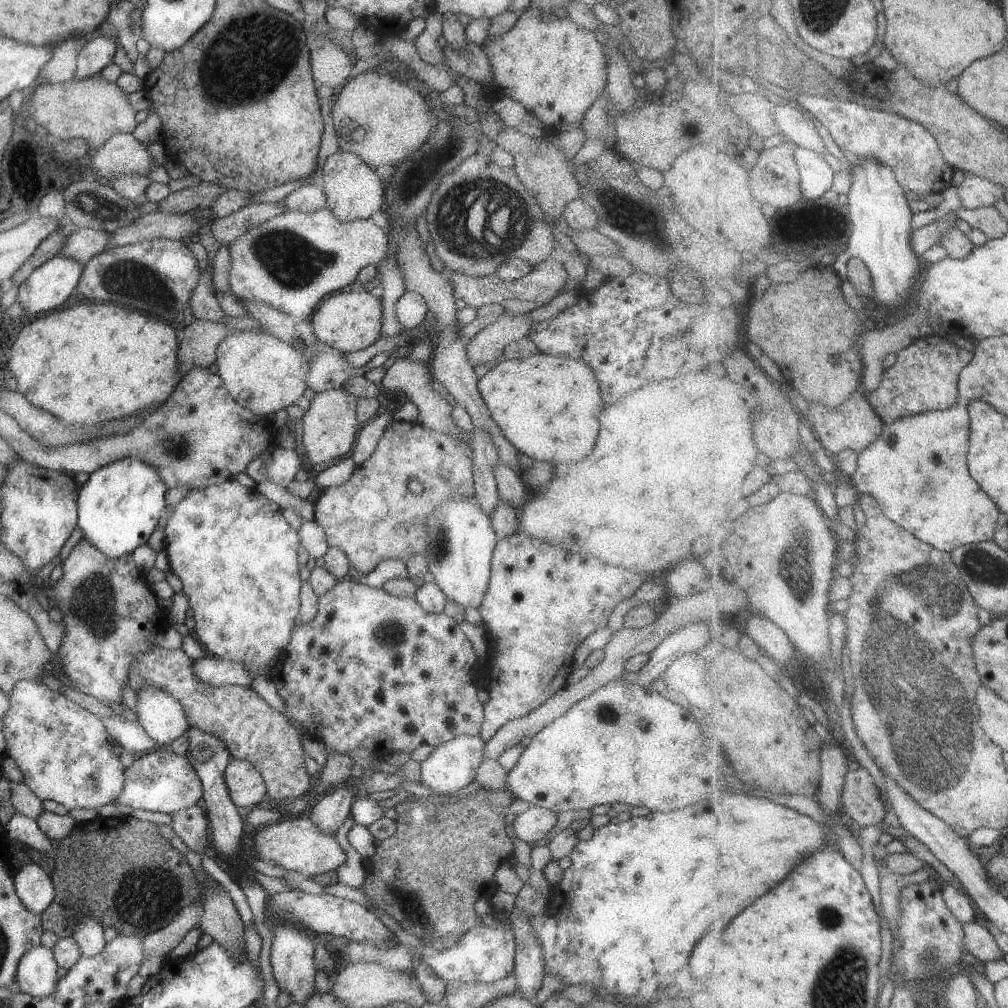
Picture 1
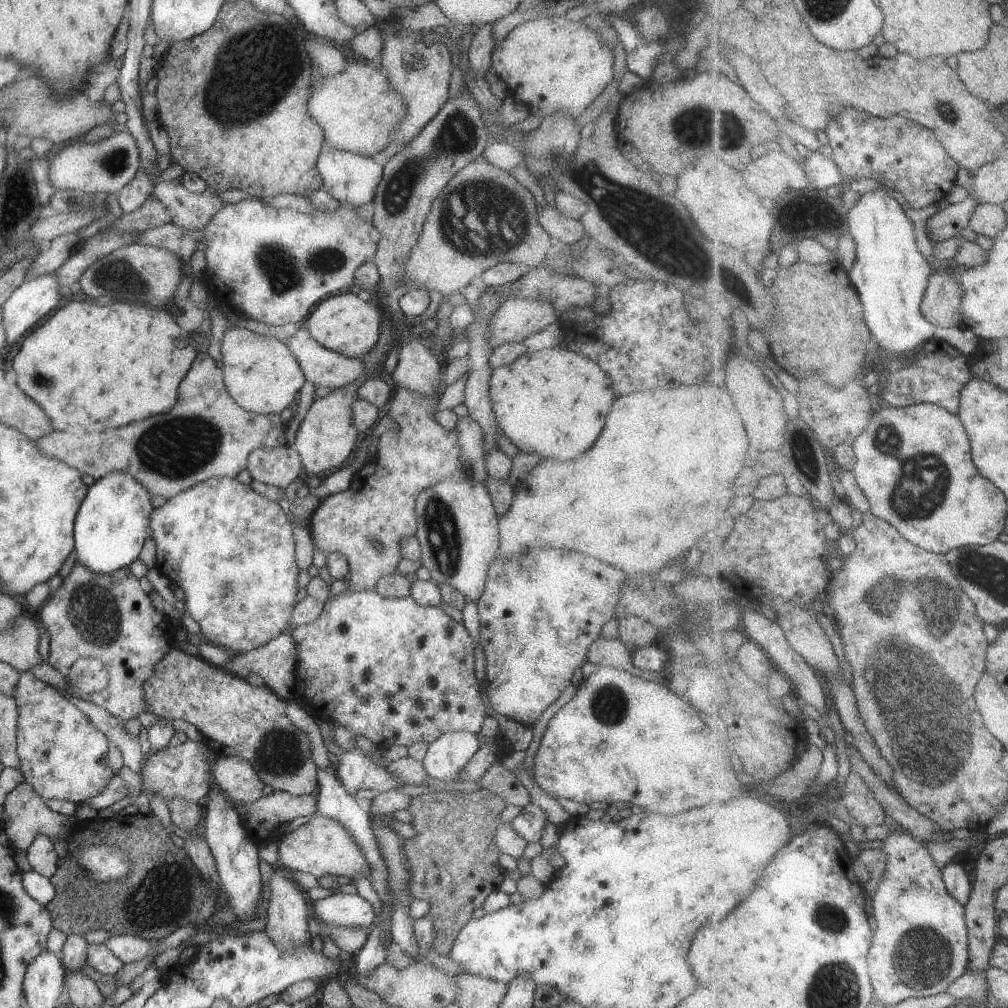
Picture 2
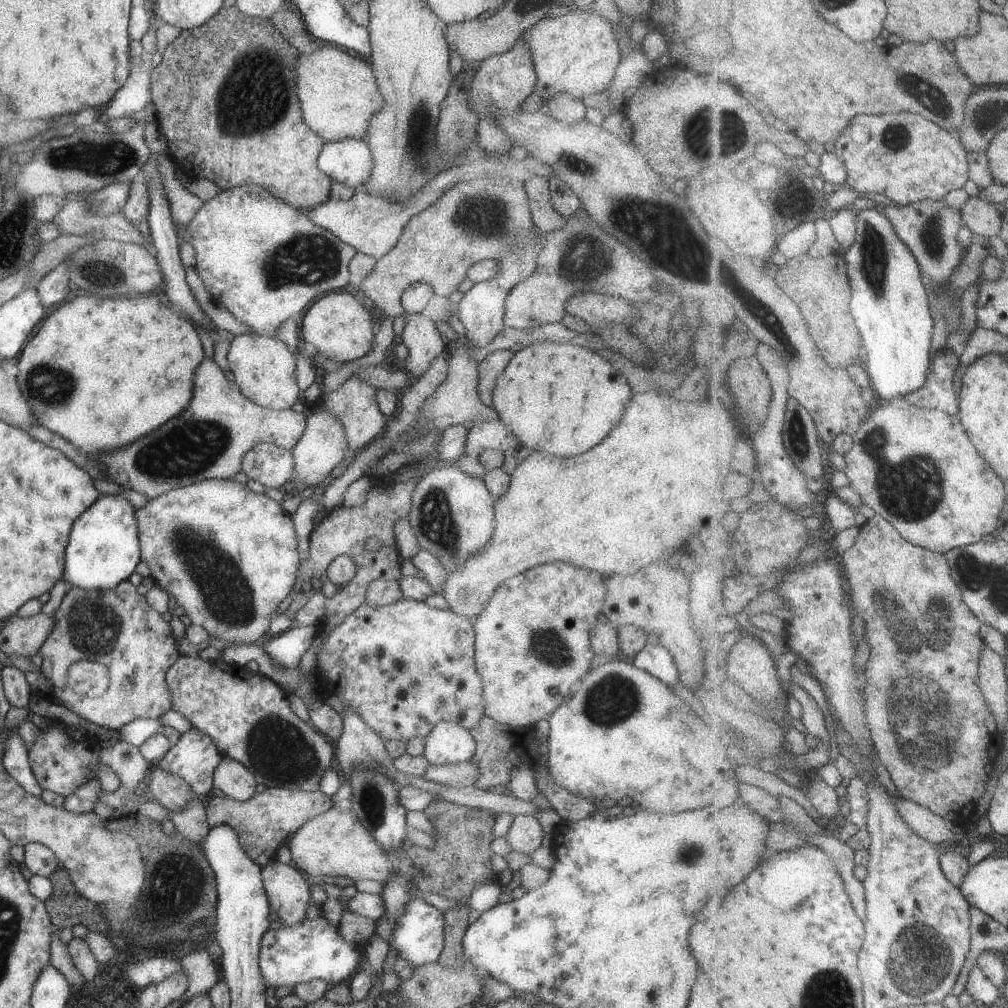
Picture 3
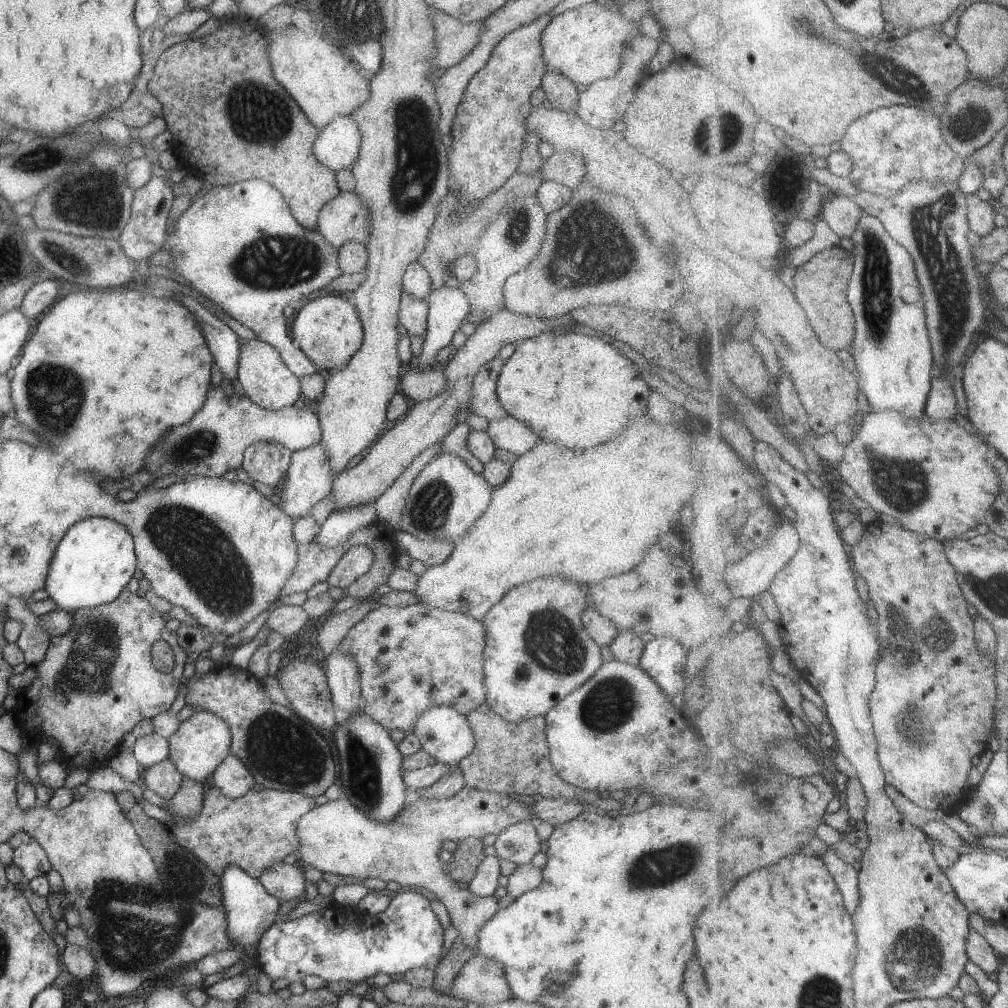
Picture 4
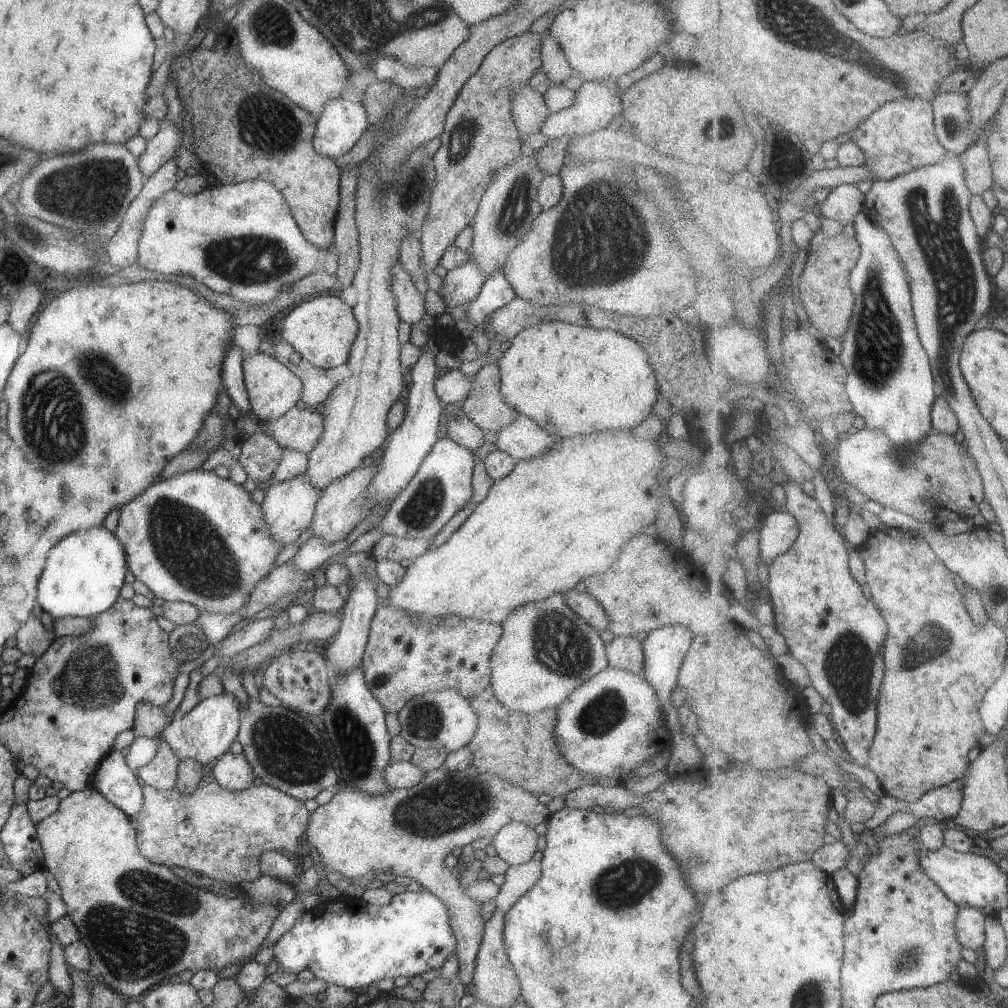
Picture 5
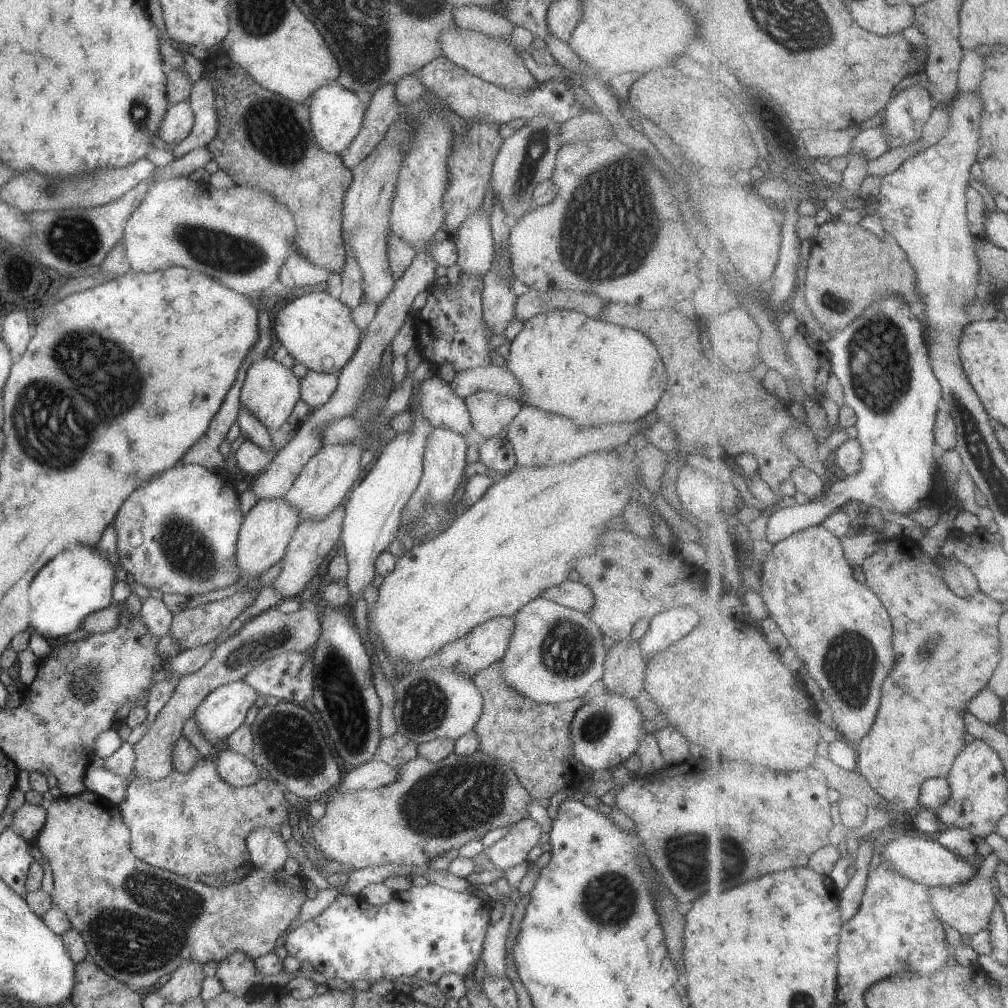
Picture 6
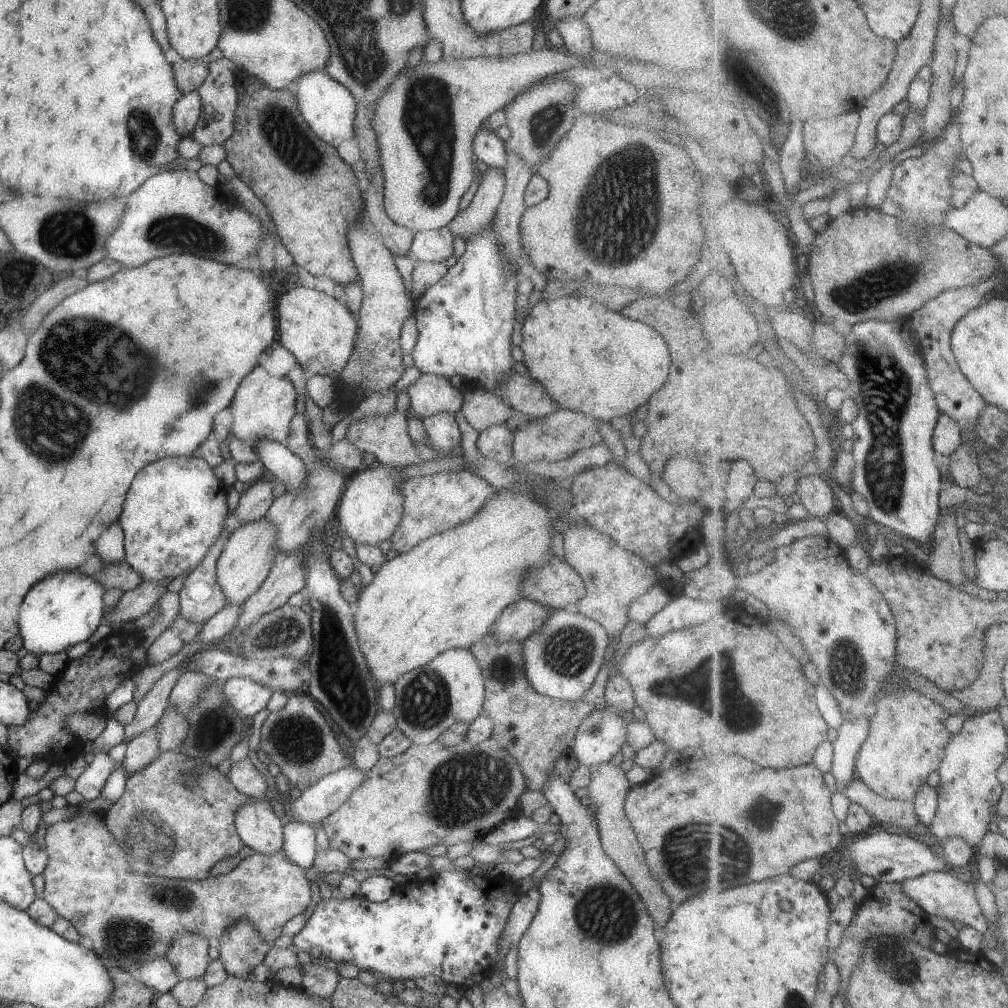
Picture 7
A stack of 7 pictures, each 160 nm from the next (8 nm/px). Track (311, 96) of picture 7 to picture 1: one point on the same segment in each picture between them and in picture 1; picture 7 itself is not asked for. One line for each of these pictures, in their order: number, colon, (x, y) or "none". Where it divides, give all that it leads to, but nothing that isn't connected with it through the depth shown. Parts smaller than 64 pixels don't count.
1: (352, 190)
2: (351, 179)
3: (348, 160)
4: (337, 143)
5: (342, 120)
6: (335, 114)

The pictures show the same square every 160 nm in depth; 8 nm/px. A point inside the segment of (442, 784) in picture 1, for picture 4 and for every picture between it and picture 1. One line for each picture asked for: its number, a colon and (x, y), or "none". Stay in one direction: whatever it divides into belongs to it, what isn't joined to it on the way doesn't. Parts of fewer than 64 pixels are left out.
2: (445, 757)
3: (446, 742)
4: (443, 733)

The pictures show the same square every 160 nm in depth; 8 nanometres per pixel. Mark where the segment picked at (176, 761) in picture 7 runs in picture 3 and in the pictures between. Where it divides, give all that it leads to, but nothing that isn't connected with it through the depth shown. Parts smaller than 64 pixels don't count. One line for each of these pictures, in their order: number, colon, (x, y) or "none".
3: (262, 823)
4: (251, 832)
5: (220, 834)
6: (192, 822)

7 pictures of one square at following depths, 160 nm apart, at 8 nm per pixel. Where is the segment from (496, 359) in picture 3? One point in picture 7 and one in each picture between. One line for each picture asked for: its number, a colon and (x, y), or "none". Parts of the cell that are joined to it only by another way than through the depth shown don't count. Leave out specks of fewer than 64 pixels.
4: (484, 403)
5: (483, 405)
6: (489, 414)
7: (484, 409)

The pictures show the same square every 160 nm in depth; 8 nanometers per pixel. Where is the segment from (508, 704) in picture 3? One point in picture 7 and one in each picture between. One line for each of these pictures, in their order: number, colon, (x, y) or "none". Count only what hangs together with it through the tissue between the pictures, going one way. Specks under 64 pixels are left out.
4: (536, 651)
5: (545, 651)
6: (554, 654)
7: (561, 660)

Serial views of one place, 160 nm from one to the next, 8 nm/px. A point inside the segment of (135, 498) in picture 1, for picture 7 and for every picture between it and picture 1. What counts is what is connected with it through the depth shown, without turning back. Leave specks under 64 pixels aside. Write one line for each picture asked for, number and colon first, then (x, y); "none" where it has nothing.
2: (110, 525)
3: (102, 549)
4: (94, 560)
5: (83, 573)
6: (70, 586)
7: (64, 609)

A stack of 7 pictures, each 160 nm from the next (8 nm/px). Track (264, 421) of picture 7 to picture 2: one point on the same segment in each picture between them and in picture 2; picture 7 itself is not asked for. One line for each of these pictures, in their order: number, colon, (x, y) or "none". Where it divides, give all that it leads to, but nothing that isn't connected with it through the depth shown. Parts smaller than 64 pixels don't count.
2: (260, 373)
3: (263, 368)
4: (267, 382)
5: (272, 389)
6: (269, 392)

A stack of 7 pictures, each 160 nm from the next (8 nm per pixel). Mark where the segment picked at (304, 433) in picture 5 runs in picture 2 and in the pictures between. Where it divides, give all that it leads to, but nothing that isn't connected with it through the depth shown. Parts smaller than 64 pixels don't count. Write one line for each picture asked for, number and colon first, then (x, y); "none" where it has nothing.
2: (204, 434)
3: (207, 440)
4: (211, 443)

